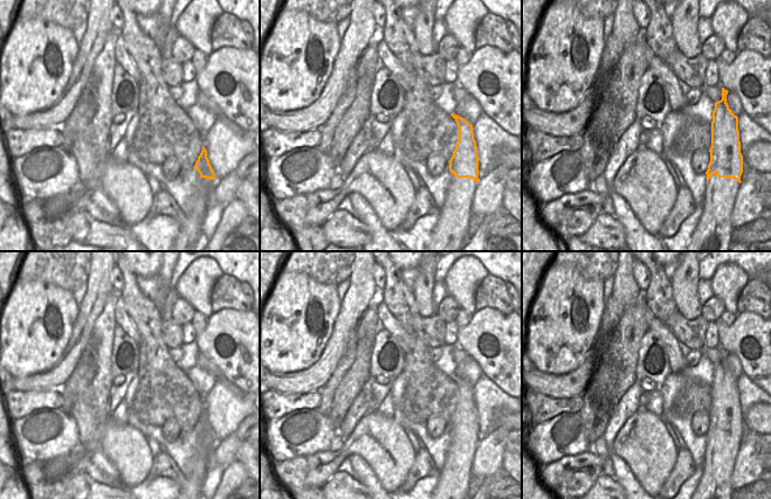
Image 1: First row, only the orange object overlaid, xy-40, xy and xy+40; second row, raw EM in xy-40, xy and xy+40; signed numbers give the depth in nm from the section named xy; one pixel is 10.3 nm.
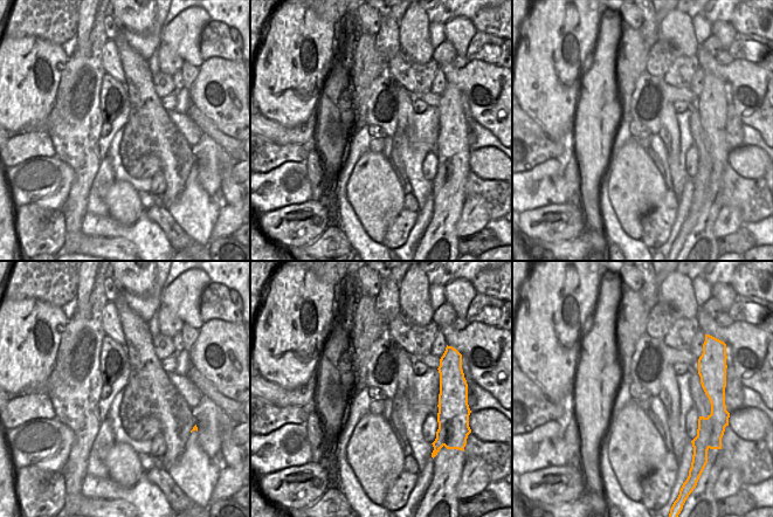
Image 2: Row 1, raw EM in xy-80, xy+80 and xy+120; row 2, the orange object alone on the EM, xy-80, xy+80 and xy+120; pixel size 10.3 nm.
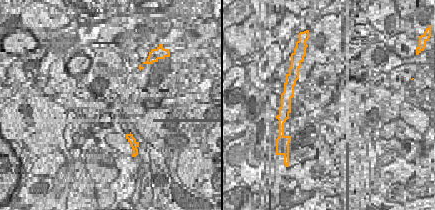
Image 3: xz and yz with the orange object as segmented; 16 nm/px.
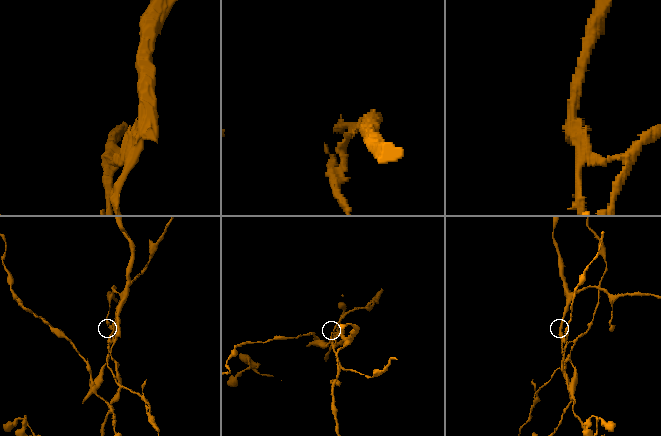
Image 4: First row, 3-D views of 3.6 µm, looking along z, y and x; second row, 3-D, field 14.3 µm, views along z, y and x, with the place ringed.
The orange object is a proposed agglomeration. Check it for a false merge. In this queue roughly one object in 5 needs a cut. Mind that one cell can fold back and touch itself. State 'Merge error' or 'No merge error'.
Merge error

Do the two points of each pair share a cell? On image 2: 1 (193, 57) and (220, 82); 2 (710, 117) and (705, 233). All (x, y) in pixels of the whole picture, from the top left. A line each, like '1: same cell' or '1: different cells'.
1: different cells
2: same cell

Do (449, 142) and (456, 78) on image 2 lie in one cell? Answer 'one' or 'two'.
two

